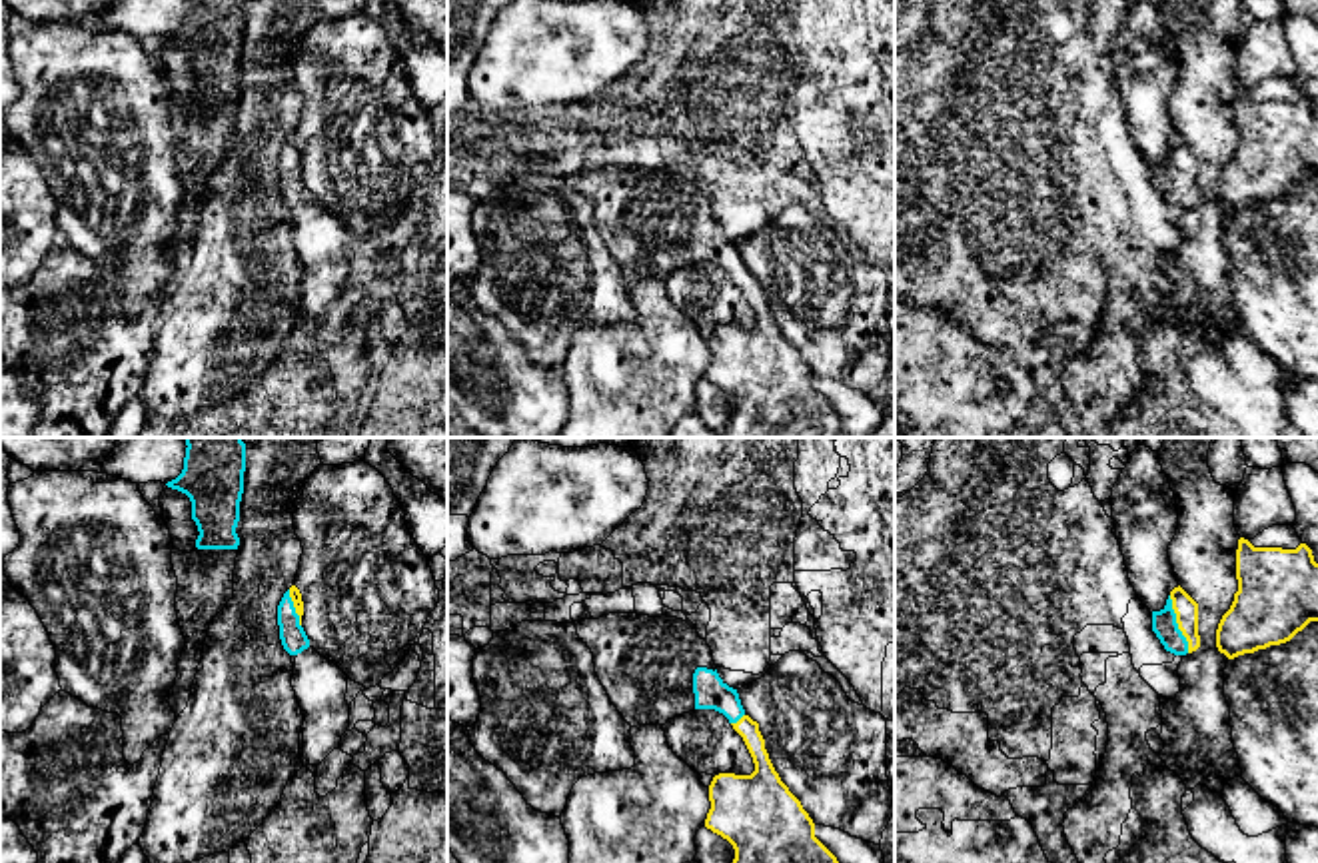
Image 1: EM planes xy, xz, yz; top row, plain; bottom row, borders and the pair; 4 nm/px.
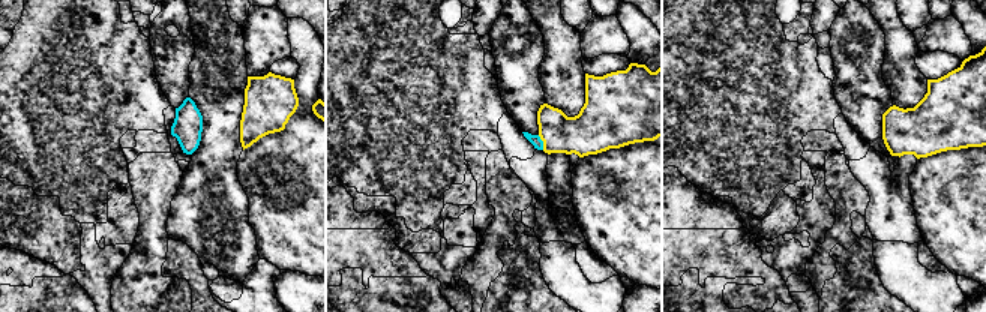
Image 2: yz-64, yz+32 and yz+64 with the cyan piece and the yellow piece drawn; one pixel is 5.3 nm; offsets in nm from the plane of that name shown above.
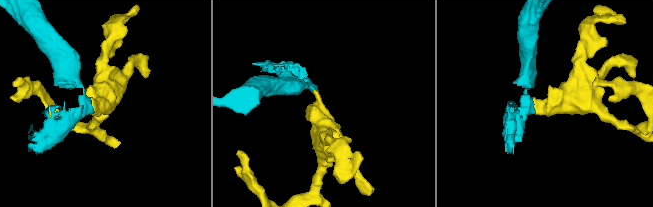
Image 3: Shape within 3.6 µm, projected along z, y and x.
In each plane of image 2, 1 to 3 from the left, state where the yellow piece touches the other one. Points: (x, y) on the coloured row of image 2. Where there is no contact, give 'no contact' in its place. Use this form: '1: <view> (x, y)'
1: no contact
2: yz+32 (542, 143)
3: no contact

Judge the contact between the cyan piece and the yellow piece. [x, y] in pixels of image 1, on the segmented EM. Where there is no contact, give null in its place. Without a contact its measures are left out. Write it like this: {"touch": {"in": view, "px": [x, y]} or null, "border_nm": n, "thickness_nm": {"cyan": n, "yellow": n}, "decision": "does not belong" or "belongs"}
{"touch": {"in": "yz", "px": [1177, 624]}, "border_nm": 240, "thickness_nm": {"cyan": 100, "yellow": 100}, "decision": "belongs"}

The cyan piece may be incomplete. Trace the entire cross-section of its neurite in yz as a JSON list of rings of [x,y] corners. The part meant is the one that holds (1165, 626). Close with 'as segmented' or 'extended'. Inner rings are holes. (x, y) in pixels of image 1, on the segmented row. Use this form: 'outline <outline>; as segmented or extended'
outline [[[1178,585],[1166,605],[1152,611],[1152,631],[1166,651],[1186,655],[1200,647],[1198,603]]]; extended

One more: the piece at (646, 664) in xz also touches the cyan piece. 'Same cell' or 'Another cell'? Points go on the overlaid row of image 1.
Same cell

